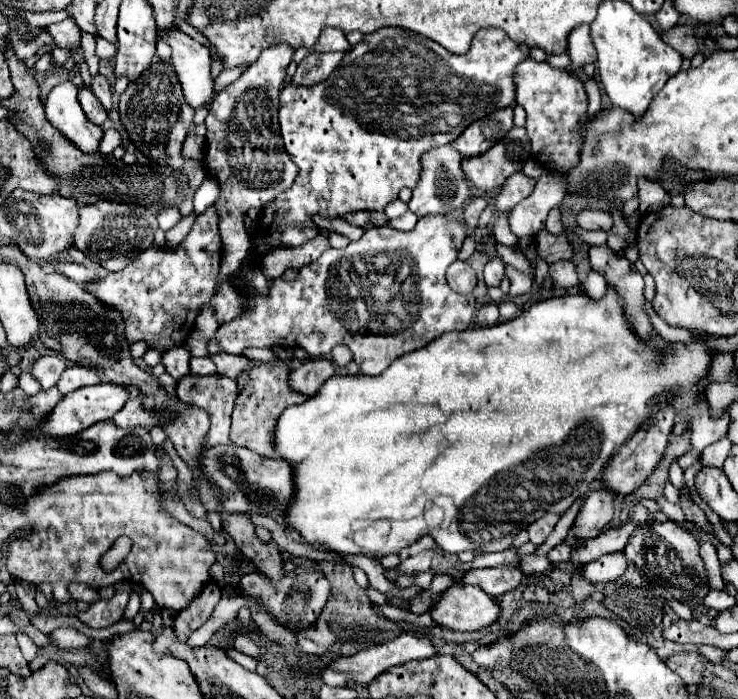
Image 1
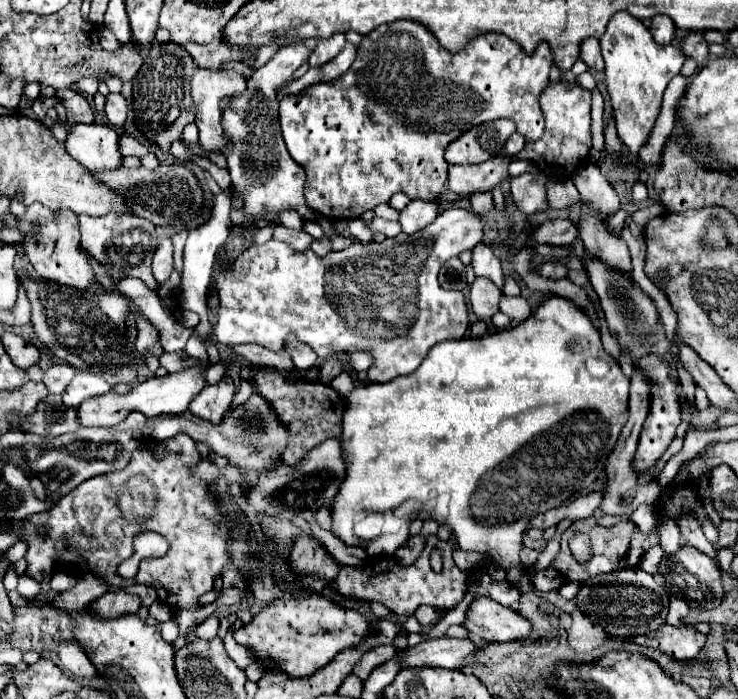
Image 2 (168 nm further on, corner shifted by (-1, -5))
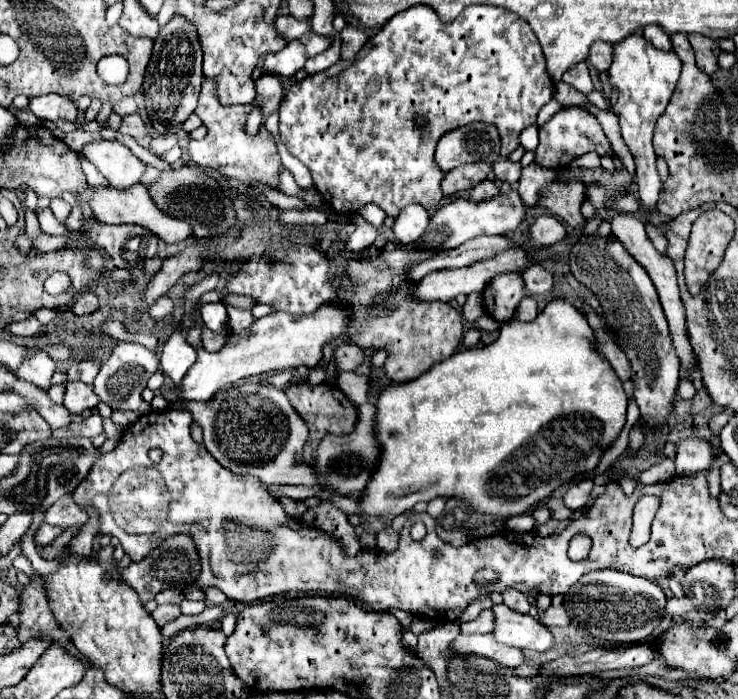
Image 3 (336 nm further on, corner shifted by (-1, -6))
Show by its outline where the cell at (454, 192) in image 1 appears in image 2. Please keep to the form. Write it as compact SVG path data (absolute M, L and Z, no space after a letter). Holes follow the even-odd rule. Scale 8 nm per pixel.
M430 201L430 203L410 203L406 209L400 211L400 225L404 233L414 233L430 225L440 211L440 201Z

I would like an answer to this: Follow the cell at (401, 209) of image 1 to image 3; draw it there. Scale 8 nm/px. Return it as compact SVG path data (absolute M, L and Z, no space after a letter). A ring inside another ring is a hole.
M364 204L356 214L360 214L366 222L370 222L370 224L372 224L372 226L376 226L376 228L380 228L380 226L382 226L382 222L384 222L384 218L386 218L384 210L382 210L382 208L378 208L376 204Z

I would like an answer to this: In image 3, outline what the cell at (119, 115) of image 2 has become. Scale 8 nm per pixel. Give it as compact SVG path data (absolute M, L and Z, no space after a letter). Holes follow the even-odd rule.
M130 114L130 116L124 116L124 122L120 126L120 132L122 134L128 134L132 136L134 140L144 140L148 136L148 130L146 130L146 124L142 122L142 118L138 114Z

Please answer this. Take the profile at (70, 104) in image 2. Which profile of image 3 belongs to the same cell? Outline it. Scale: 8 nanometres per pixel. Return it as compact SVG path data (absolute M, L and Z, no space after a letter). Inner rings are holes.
M46 94L46 96L32 96L28 98L28 108L42 120L68 120L74 122L78 116L78 108L64 96Z

